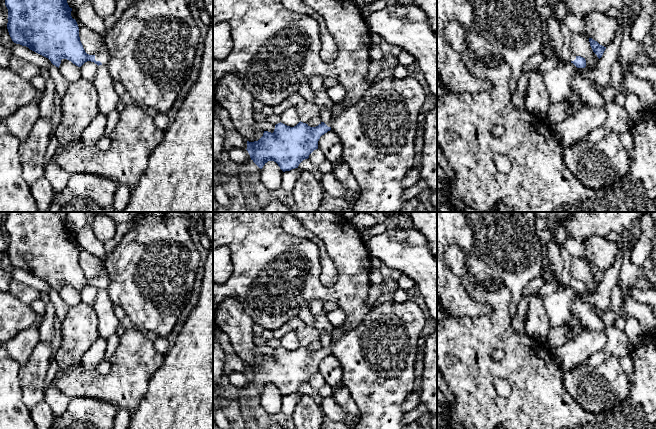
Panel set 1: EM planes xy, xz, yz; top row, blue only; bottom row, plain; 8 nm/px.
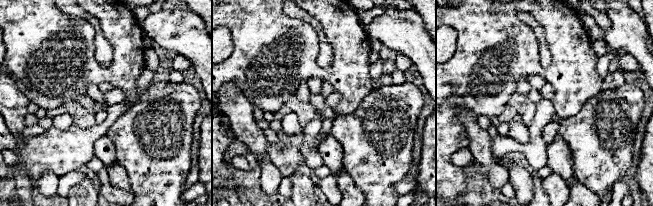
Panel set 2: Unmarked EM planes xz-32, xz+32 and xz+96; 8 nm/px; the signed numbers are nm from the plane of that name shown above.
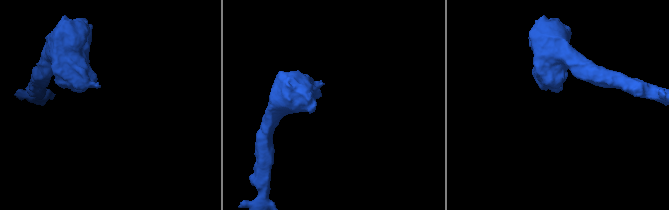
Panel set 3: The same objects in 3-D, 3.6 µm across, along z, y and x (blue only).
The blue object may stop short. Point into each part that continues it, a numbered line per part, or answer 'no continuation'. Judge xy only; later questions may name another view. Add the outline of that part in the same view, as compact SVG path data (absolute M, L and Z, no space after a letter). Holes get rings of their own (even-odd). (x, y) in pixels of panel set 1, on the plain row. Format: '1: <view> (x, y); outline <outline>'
1: xy (104, 280); outline M105 273L104 275L95 279L95 284L100 285L102 289L107 289L110 284L110 277Z

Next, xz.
1: xz (338, 331); outline M340 325L334 327L332 335L332 343L330 346L325 347L328 351L331 351L333 344L342 337L347 331L343 329Z

